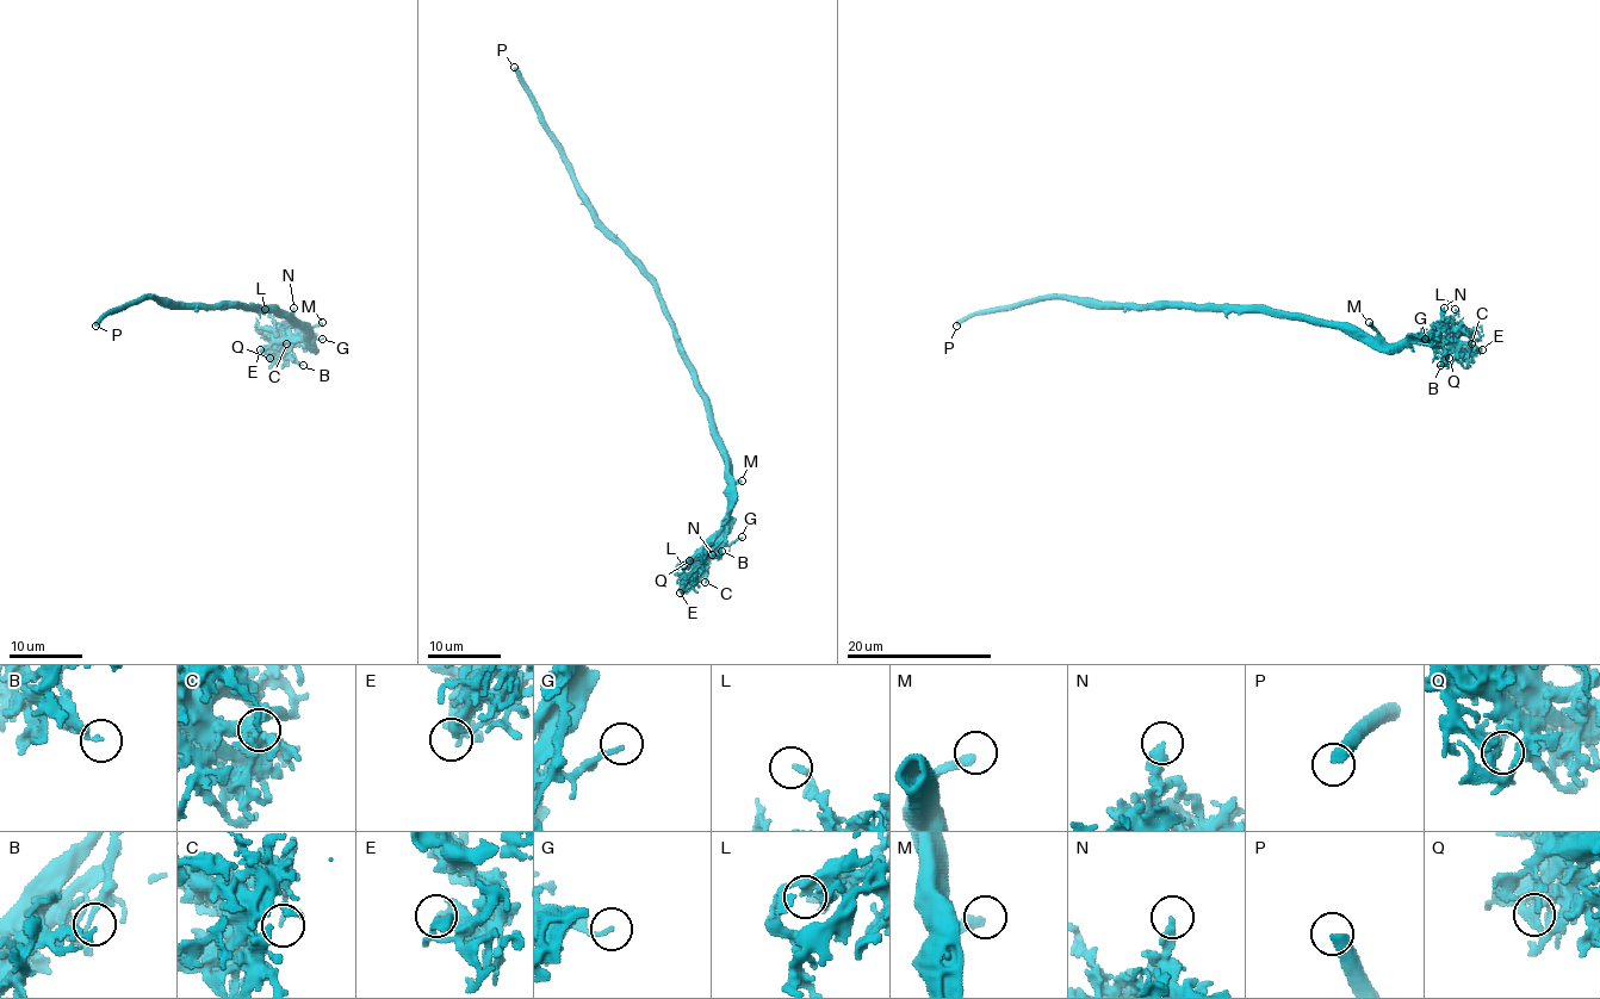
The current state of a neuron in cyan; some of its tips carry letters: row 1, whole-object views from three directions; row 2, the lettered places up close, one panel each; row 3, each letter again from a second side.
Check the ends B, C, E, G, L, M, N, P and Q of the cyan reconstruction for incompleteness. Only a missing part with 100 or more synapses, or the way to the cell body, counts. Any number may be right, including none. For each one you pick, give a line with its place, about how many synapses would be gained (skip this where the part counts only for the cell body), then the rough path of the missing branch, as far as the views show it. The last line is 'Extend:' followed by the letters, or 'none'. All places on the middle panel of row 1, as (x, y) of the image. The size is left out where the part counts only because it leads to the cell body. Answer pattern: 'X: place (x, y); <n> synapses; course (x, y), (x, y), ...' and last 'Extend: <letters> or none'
M: place (742, 481); course (742, 481), (763, 481), (777, 495), (794, 534), (804, 543), (822, 544), (831, 553)
Extend: M

